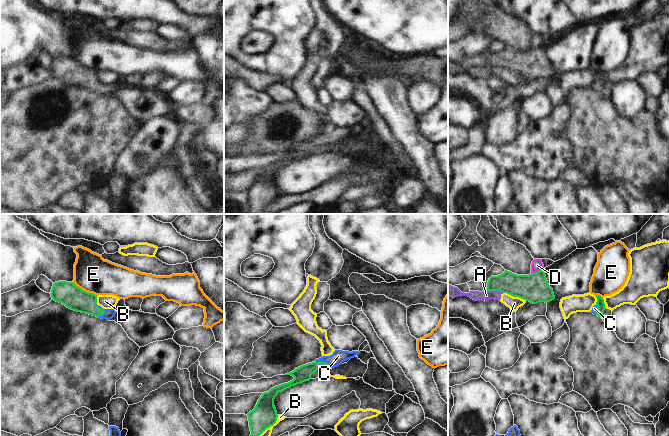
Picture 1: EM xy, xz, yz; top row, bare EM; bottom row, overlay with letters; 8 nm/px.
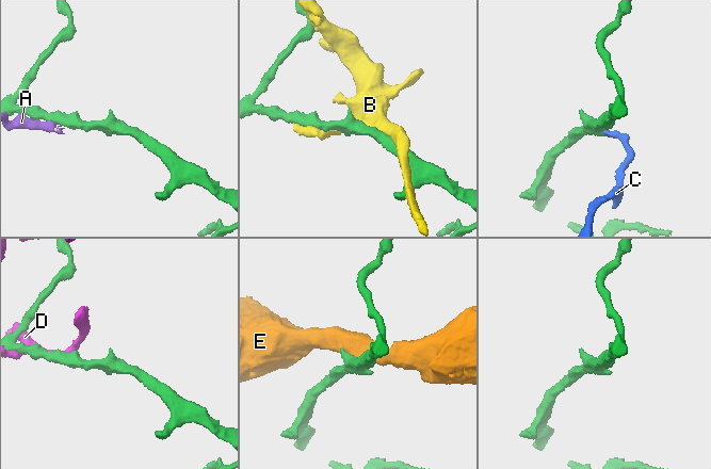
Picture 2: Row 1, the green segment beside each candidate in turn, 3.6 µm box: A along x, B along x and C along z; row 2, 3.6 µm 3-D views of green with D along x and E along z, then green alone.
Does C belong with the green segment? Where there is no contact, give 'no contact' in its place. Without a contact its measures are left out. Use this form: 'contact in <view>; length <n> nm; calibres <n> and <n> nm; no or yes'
contact in xz; length 130 nm; calibres 130 and 110 nm; yes

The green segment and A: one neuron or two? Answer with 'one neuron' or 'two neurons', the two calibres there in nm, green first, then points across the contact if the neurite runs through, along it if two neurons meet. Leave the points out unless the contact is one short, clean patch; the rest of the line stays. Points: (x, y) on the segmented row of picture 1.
two neurons; 200 nm thick on the green side, 90 nm on the other; border along yz (487, 289), (503, 292)

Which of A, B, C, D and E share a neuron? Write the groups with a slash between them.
A B / C / D / E

